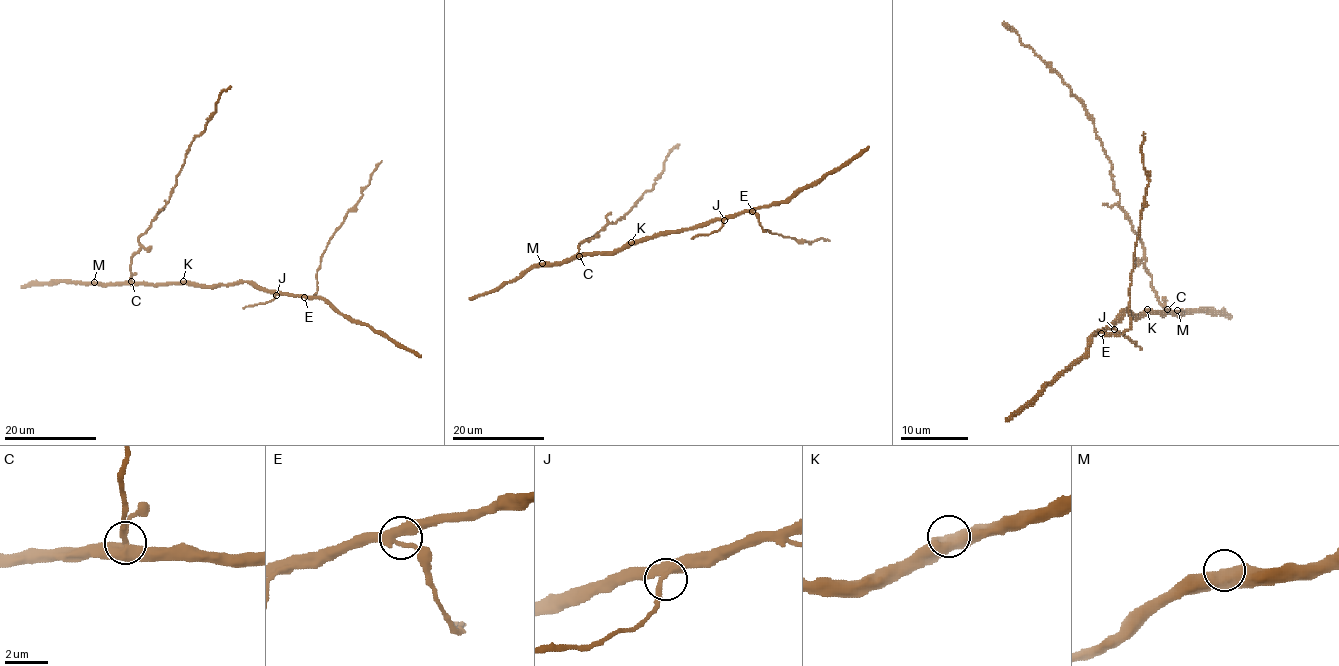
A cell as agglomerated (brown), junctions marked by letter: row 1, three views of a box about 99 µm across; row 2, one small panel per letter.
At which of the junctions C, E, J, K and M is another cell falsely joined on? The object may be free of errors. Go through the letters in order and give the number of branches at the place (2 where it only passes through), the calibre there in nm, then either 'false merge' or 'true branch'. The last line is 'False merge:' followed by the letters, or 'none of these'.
C: 4 | 480 nm | false merge
E: 3 | 400 nm | true branch
J: 3 | 360 nm | true branch
K: 2 | 500 nm | true branch
M: 2 | 550 nm | true branch
False merge: C

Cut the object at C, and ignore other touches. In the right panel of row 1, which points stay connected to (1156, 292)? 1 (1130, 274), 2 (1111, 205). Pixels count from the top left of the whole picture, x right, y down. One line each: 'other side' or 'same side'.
1: other side
2: same side

